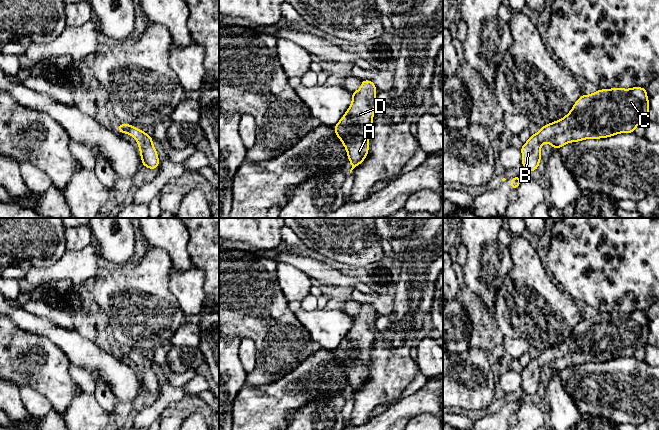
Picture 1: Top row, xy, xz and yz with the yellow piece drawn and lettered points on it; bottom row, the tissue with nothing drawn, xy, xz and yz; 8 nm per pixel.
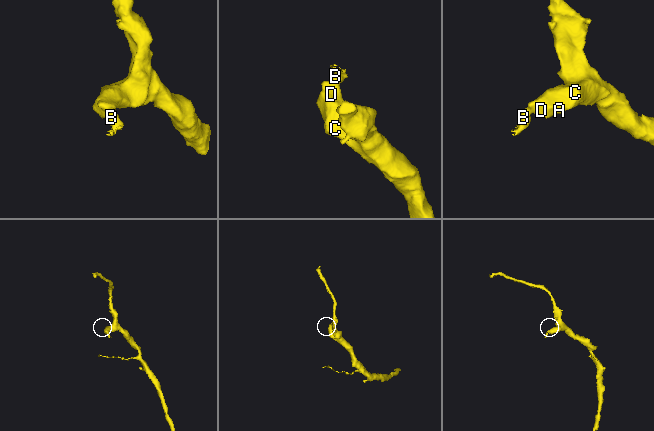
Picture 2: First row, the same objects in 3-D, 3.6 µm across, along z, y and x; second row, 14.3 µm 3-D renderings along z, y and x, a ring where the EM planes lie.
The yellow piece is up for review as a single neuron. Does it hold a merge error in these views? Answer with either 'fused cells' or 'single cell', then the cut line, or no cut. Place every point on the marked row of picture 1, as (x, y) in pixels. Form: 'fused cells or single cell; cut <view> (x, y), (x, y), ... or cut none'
single cell; cut none

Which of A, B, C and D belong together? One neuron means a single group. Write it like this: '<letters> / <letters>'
A B C D

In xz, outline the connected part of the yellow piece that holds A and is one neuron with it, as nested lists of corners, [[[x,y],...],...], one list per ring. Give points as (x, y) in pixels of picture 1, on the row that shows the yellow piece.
[[[363,80],[361,88],[352,92],[352,104],[333,127],[347,151],[352,166],[350,173],[368,155],[368,141],[376,108],[376,90],[372,81]]]

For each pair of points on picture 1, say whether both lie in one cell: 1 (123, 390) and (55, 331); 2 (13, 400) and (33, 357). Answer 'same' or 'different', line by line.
1: same
2: different

